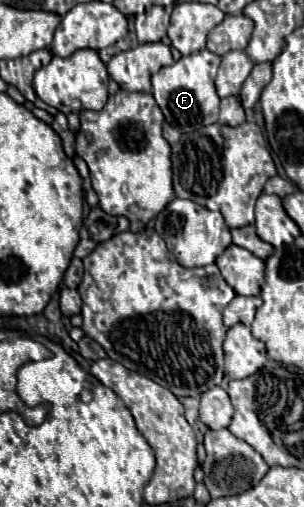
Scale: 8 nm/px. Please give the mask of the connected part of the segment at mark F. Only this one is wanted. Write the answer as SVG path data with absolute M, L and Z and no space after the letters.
M201 50L191 56L183 56L173 66L161 68L153 76L153 90L159 108L165 114L165 120L179 132L193 132L203 126L215 124L219 116L219 96L215 92L215 74L221 64L221 58L209 50Z

